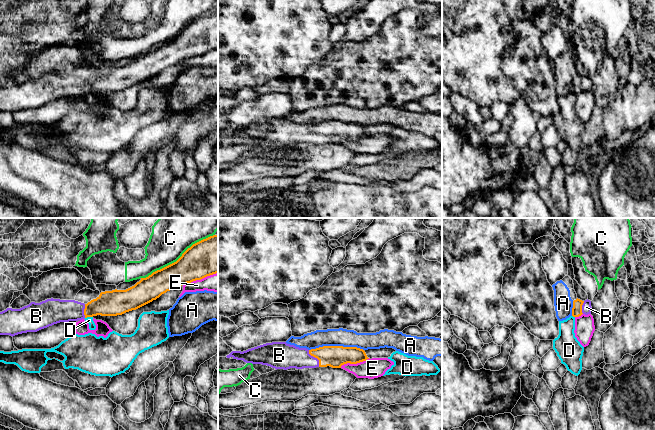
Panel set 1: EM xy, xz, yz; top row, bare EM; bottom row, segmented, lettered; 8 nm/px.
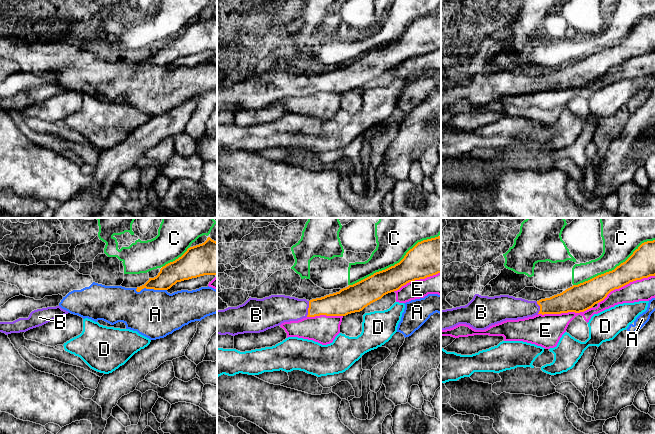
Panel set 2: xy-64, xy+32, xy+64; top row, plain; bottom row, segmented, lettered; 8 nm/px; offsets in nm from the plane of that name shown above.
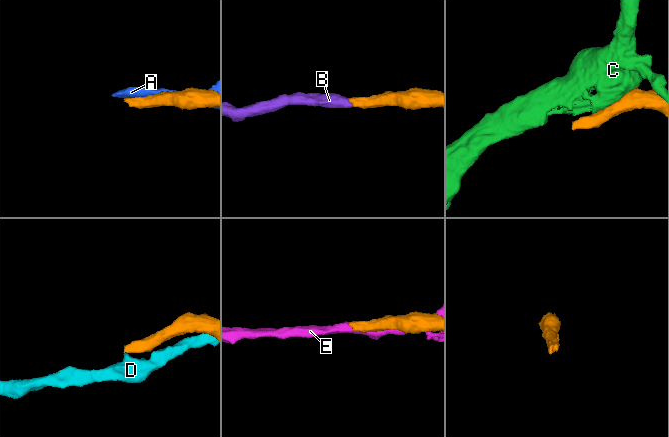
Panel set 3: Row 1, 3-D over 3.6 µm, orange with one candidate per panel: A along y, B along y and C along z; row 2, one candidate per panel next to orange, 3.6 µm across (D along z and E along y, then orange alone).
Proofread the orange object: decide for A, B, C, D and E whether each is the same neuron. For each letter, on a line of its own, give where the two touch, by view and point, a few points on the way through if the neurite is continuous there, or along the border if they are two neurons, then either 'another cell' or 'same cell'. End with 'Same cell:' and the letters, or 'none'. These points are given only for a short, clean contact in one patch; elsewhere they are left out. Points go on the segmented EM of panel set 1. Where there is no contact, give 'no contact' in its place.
A: meets orange in xz at (336, 346); another cell
B: meets orange in xz at (315, 357); runs through xz (334, 356), (315, 357), (284, 356); same cell
C: meets orange in xy at (178, 259); another cell
D: meets orange in xy at (88, 316); another cell
E: meets orange in xy at (200, 279); another cell
Same cell: B

